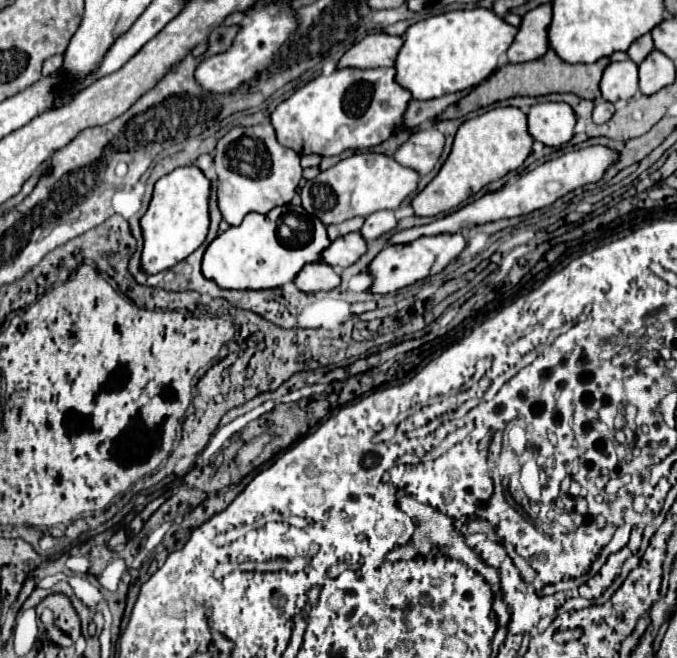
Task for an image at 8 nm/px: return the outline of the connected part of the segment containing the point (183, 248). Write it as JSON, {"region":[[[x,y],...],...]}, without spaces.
{"region":[[[197,165],[177,167],[155,183],[153,199],[141,219],[141,229],[145,237],[141,257],[143,271],[159,273],[171,269],[179,261],[187,259],[205,241],[209,231],[209,193],[211,181]]]}

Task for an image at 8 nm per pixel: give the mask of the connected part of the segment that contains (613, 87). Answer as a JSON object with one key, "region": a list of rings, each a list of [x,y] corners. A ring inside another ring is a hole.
{"region":[[[627,59],[621,63],[611,63],[601,79],[601,93],[605,101],[619,101],[631,99],[637,93],[637,65]]]}

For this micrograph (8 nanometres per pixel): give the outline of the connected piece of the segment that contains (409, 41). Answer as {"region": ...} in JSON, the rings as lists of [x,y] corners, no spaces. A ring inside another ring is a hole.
{"region":[[[483,7],[449,11],[449,13],[441,13],[441,15],[433,15],[429,19],[423,19],[423,21],[411,25],[405,33],[405,45],[399,51],[397,67],[395,67],[397,81],[401,83],[401,87],[411,91],[413,99],[421,99],[421,101],[443,97],[447,93],[457,93],[461,89],[477,85],[477,83],[485,81],[497,69],[499,55],[503,55],[509,49],[517,31],[519,29],[509,25],[503,17],[499,17],[491,9],[483,9]]]}

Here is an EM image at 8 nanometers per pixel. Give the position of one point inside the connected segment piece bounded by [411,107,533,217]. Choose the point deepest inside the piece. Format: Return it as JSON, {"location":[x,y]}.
{"location":[486,148]}

